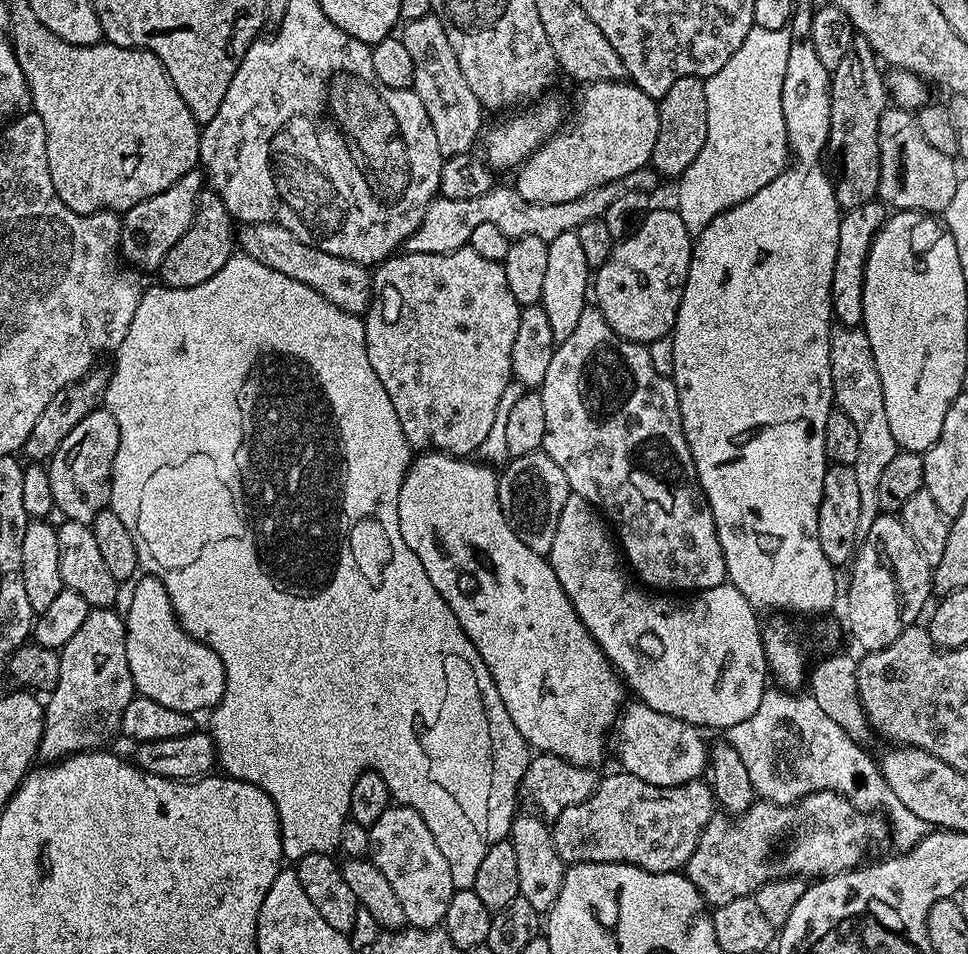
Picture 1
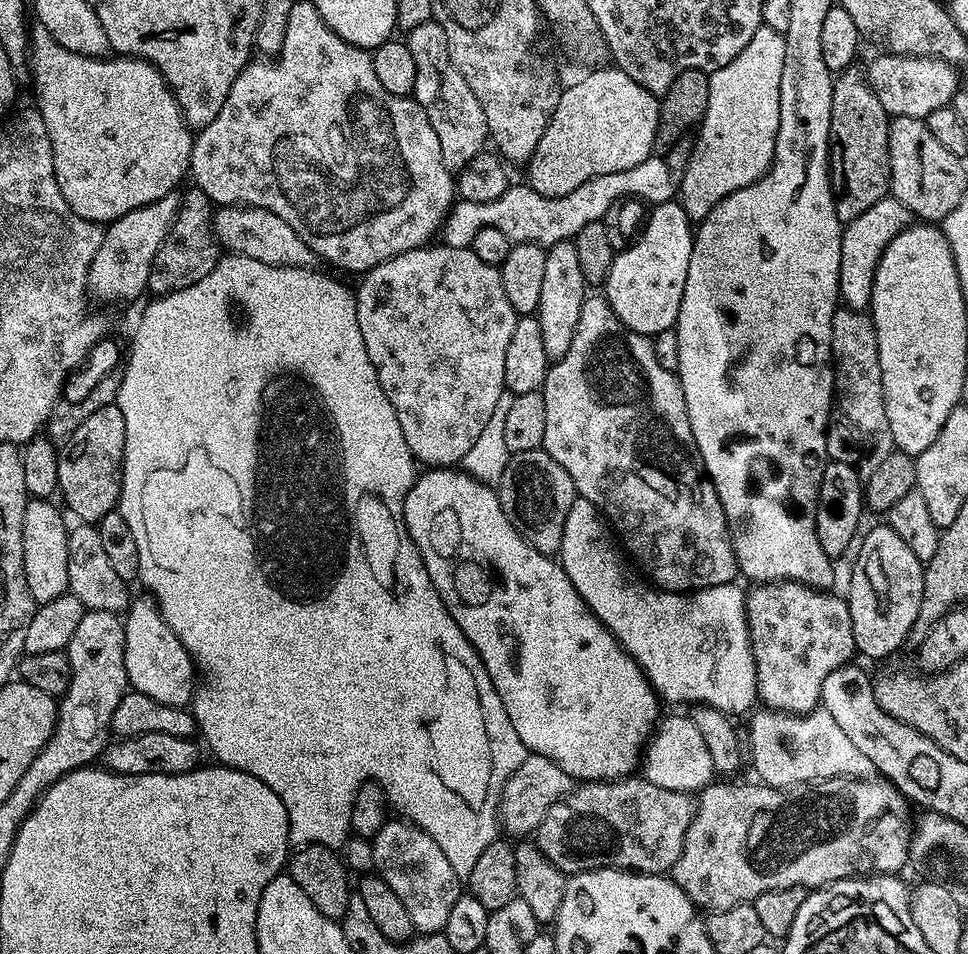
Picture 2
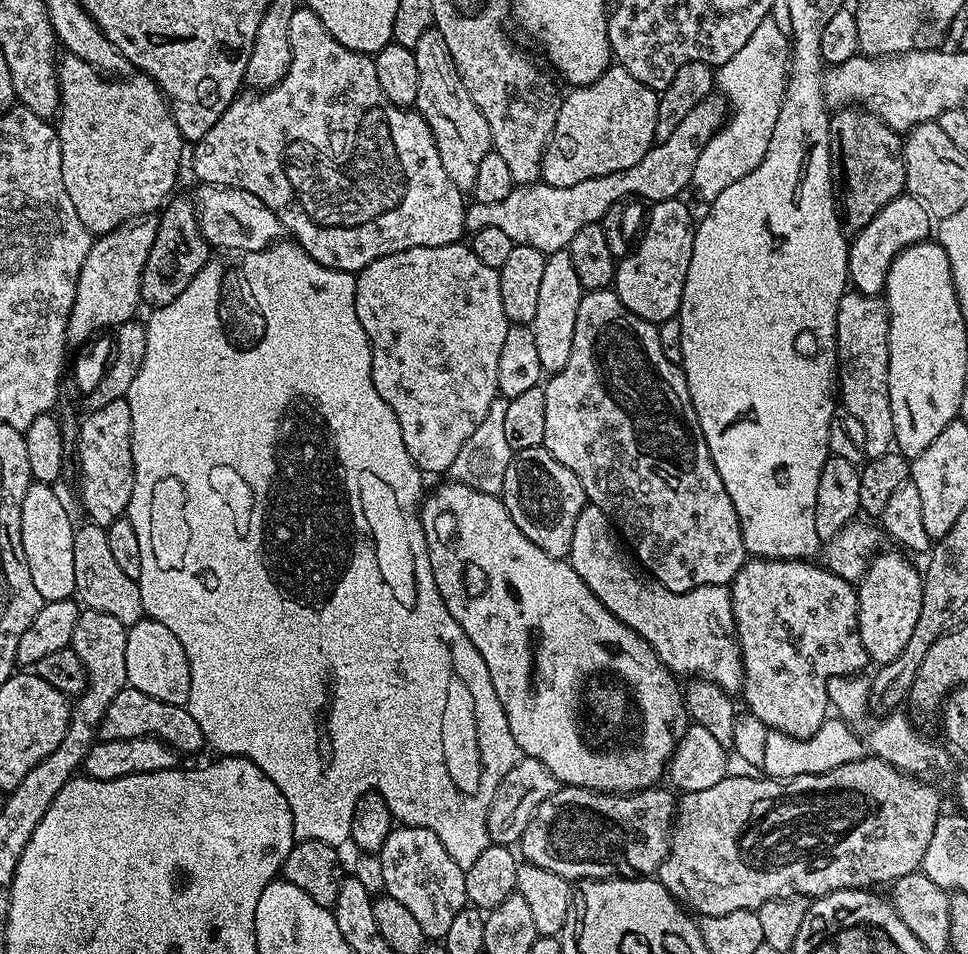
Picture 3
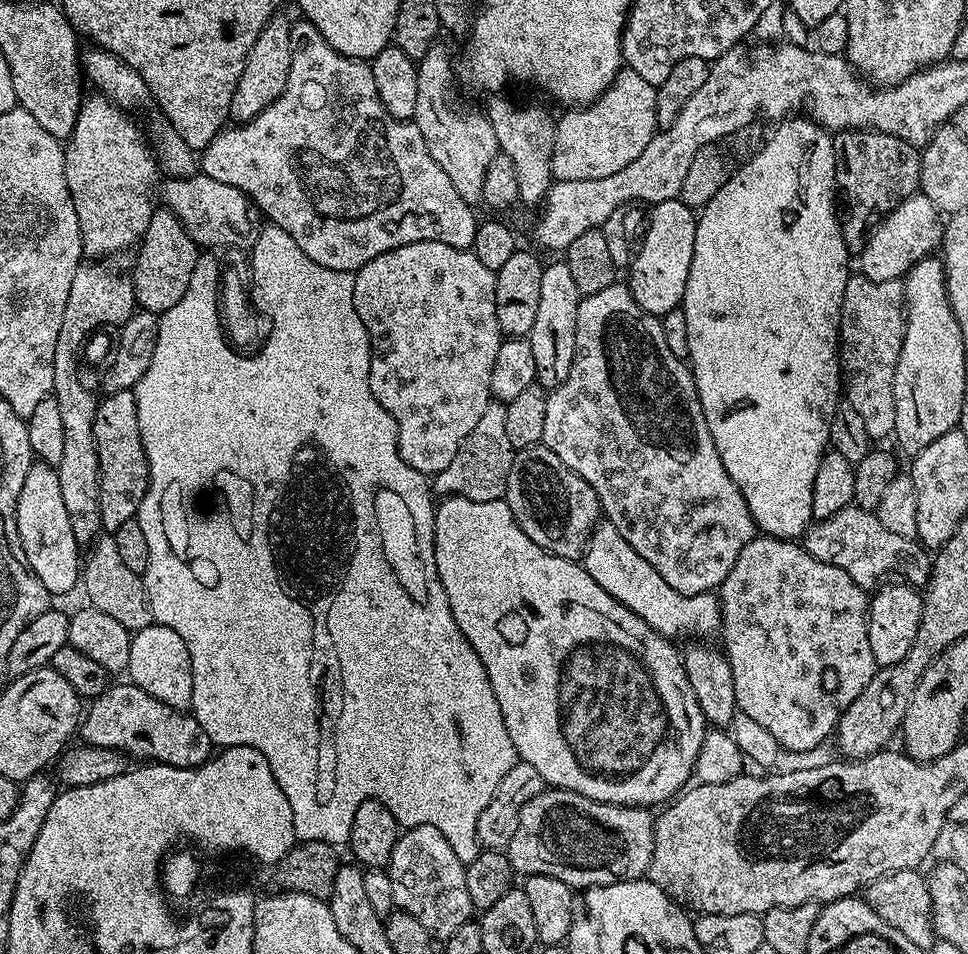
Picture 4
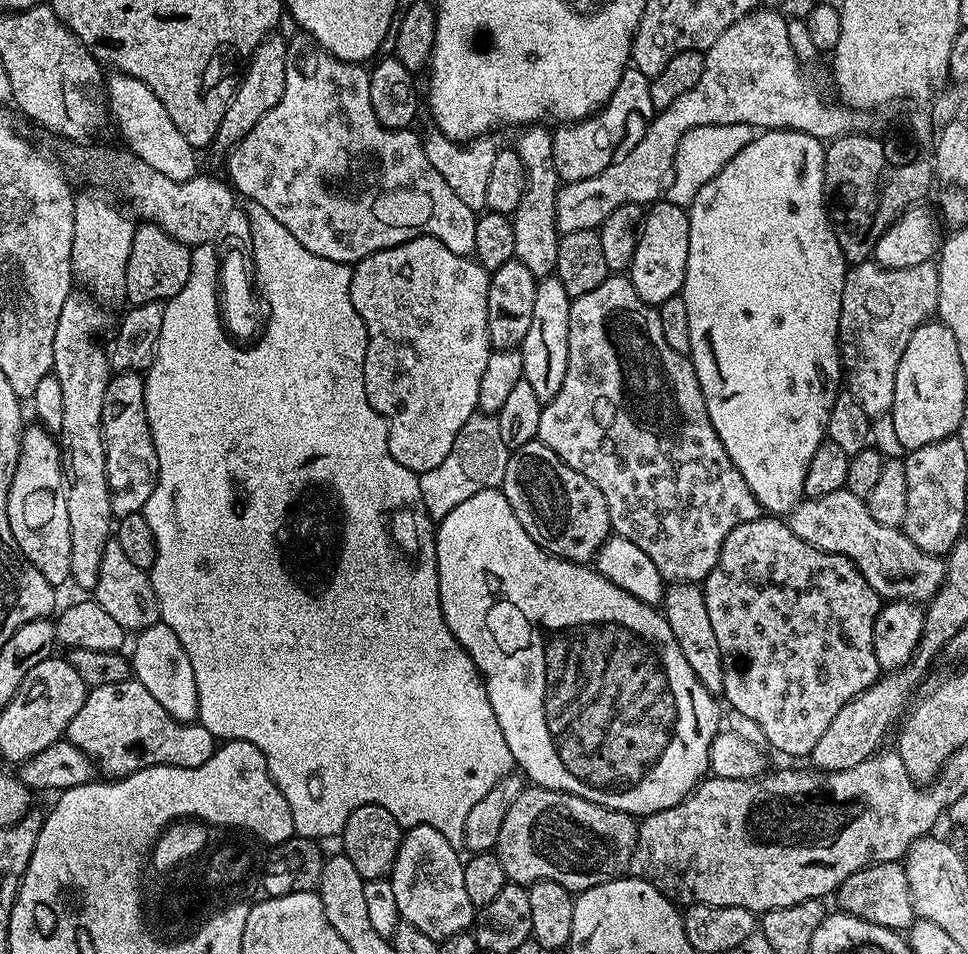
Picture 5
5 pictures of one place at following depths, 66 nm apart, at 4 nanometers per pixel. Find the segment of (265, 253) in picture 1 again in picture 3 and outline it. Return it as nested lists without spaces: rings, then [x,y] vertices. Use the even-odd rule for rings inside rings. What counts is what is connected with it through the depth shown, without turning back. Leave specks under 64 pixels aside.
[[[200,184],[197,189],[194,203],[198,226],[213,249],[229,248],[239,254],[261,252],[285,235],[286,229],[278,217],[254,194],[240,188],[223,188],[221,184]]]

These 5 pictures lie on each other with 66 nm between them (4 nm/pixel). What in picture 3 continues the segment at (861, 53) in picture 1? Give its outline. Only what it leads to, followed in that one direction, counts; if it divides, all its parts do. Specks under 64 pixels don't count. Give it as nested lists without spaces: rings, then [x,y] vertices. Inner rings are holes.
[[[849,106],[831,113],[828,121],[828,149],[832,159],[832,187],[842,217],[842,227],[845,233],[861,232],[868,225],[870,218],[904,191],[906,182],[906,166],[904,165],[904,146],[901,133],[896,132],[880,116],[859,106]]]

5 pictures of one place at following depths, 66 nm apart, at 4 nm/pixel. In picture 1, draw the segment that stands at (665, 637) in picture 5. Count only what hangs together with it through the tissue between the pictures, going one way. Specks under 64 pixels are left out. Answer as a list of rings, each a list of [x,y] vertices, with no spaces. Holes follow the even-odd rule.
[[[425,451],[423,454],[417,455],[412,463],[408,465],[408,472],[404,475],[402,482],[402,490],[398,490],[398,504],[396,505],[396,525],[402,529],[402,539],[406,541],[406,546],[410,546],[410,550],[414,550],[414,554],[418,554],[418,562],[422,562],[422,570],[426,570],[426,578],[430,582],[434,582],[434,590],[437,596],[444,599],[444,603],[450,606],[450,610],[454,610],[454,618],[458,618],[458,626],[462,626],[462,630],[466,634],[466,638],[470,638],[470,642],[474,646],[474,650],[478,650],[478,654],[482,658],[482,662],[486,662],[486,666],[490,670],[490,678],[494,678],[494,686],[498,686],[498,698],[502,698],[502,706],[506,706],[506,714],[510,714],[510,722],[514,722],[514,726],[518,726],[518,734],[522,734],[525,744],[531,746],[537,753],[551,754],[560,756],[566,762],[576,764],[580,768],[592,768],[604,756],[604,735],[613,731],[614,725],[621,715],[622,709],[625,707],[626,699],[624,700],[624,692],[626,693],[626,684],[619,672],[612,667],[612,663],[606,658],[604,651],[598,646],[598,642],[594,642],[594,638],[586,630],[586,626],[578,618],[578,614],[574,610],[574,606],[570,602],[570,598],[562,590],[562,586],[558,582],[558,578],[554,574],[554,570],[548,565],[547,559],[540,556],[534,550],[530,550],[530,546],[526,546],[526,542],[522,542],[518,538],[518,534],[514,534],[514,530],[510,530],[510,526],[506,522],[506,518],[502,514],[502,506],[498,502],[498,494],[496,493],[496,485],[498,476],[488,464],[483,462],[475,462],[468,458],[459,456],[449,456],[446,452]]]

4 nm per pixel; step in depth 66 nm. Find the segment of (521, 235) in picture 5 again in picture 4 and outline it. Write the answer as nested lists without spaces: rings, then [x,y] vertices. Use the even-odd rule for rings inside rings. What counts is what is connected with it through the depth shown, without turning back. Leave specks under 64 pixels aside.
[[[504,94],[493,95],[489,100],[492,101],[488,104],[486,115],[490,126],[494,126],[494,134],[498,134],[500,151],[508,155],[510,162],[514,162],[514,175],[520,187],[519,203],[539,205],[554,183],[552,155],[556,120],[546,109],[536,104],[515,104]]]

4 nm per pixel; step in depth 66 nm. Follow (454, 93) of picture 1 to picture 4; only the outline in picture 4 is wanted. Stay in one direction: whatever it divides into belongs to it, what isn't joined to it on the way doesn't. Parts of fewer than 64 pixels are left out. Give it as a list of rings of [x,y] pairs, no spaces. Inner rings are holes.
[[[432,44],[417,63],[418,107],[414,109],[414,122],[426,142],[426,150],[430,150],[430,158],[442,166],[462,199],[476,206],[484,199],[486,170],[490,170],[490,162],[501,152],[500,143],[487,115],[463,116],[456,112],[456,104],[452,101],[452,56],[442,44]]]

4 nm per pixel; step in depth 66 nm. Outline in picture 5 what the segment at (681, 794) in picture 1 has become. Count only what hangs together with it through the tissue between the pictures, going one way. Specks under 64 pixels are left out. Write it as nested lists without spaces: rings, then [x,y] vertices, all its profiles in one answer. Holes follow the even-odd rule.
[[[528,786],[516,799],[514,806],[510,806],[510,814],[503,823],[495,851],[511,883],[531,886],[543,880],[558,882],[558,886],[566,886],[569,892],[579,894],[587,888],[602,886],[606,882],[629,875],[628,867],[633,867],[636,855],[637,831],[637,821],[625,812],[615,812],[606,806],[598,806],[598,802],[578,798],[569,792]]]

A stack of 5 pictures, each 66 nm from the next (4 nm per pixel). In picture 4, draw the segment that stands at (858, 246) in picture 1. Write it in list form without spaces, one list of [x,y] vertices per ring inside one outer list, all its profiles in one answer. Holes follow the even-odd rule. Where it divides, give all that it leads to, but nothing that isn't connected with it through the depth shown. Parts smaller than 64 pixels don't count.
[[[922,194],[903,200],[888,217],[868,234],[866,246],[858,253],[859,275],[870,282],[890,282],[907,276],[914,265],[929,259],[944,242],[945,221],[939,208]]]

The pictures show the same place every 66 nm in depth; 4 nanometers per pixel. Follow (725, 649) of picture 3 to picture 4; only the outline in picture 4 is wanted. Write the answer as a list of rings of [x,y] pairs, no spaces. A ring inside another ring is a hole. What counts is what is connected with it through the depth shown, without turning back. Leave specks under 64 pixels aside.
[[[600,522],[593,528],[582,563],[590,578],[594,578],[594,582],[598,582],[598,586],[602,586],[606,594],[622,602],[622,606],[634,610],[634,614],[638,614],[642,622],[658,630],[658,634],[676,638],[676,635],[690,636],[697,633],[700,635],[697,637],[708,638],[704,636],[711,632],[719,633],[719,599],[712,592],[693,596],[675,592],[670,582],[664,581],[662,574],[658,574],[658,570],[654,570],[654,566],[650,566],[650,562],[646,562],[646,558],[642,558],[642,554],[638,554],[638,550],[634,550],[634,546],[630,546],[630,542],[626,542],[626,538],[622,538],[622,534],[618,534],[612,524]]]

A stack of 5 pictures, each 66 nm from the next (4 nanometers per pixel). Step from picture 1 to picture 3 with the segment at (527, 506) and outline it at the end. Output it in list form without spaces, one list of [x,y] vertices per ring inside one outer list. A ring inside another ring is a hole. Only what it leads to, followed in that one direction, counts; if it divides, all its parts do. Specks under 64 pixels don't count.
[[[531,448],[513,455],[506,470],[502,499],[514,526],[534,542],[546,554],[557,558],[567,557],[570,542],[574,538],[574,522],[582,514],[588,495],[582,490],[582,482],[558,458],[554,458],[545,448]]]

